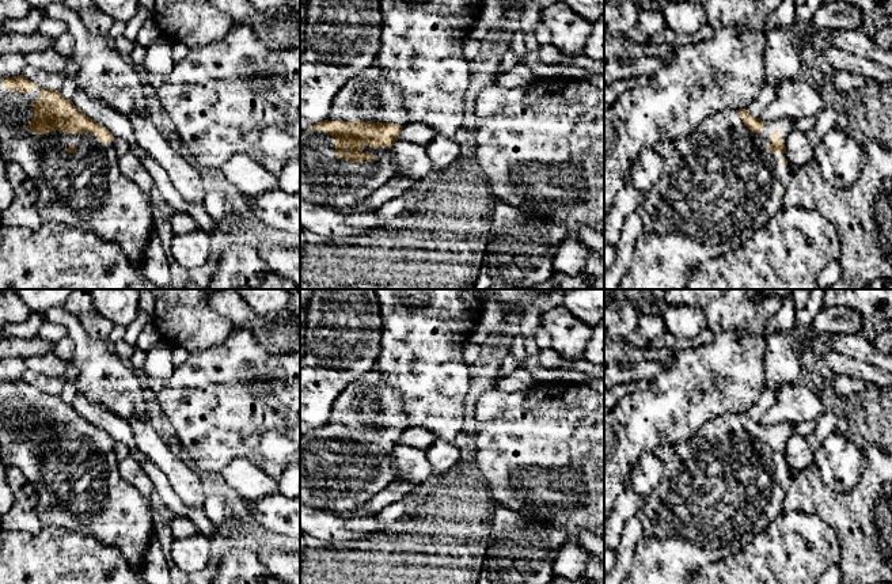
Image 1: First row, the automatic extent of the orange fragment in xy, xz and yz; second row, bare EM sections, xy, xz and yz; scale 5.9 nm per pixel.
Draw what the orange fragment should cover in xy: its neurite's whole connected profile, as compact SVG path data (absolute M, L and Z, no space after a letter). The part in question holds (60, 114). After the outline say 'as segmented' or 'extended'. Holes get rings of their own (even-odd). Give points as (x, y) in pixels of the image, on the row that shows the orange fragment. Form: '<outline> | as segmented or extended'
M23 75L0 77L0 151L5 162L18 163L34 182L42 223L58 221L98 234L118 244L143 280L143 289L162 289L147 278L143 266L153 230L153 208L157 200L119 171L118 156L111 145L114 139L109 129L81 113L58 90L39 87Z | extended

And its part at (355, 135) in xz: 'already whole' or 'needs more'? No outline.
needs more

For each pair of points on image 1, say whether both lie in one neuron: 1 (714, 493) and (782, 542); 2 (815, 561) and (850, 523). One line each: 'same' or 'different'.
1: different
2: different

